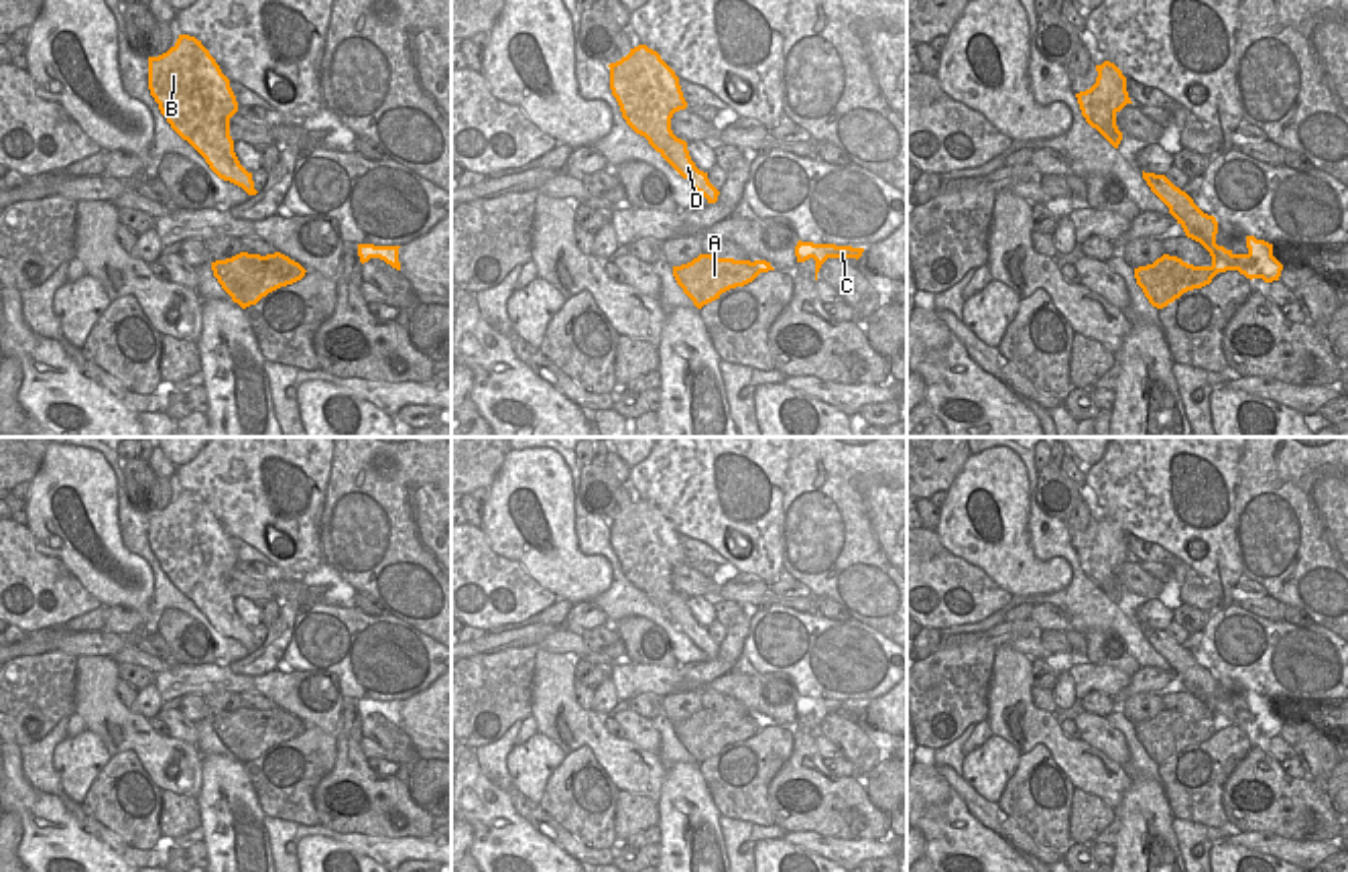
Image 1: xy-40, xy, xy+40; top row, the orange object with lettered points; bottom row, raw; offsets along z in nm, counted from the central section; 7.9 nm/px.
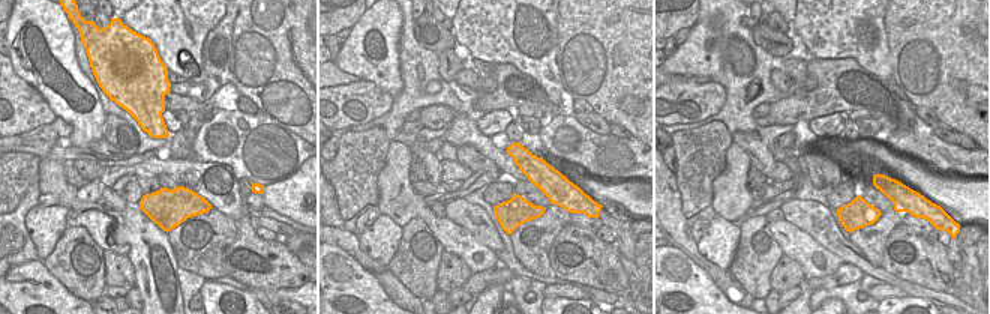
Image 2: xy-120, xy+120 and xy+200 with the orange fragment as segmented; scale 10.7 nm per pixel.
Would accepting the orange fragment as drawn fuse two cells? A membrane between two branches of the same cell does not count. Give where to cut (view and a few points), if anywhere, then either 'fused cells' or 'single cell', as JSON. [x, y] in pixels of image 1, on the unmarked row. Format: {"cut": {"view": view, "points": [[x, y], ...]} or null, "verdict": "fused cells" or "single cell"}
{"cut": {"view": "xy+40", "points": [[1212, 720], [1216, 728]]}, "verdict": "fused cells"}

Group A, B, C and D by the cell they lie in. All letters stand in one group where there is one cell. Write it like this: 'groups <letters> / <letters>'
groups A / B C D

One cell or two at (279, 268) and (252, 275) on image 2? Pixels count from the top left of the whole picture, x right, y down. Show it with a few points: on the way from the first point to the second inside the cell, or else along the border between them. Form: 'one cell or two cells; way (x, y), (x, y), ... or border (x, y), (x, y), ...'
one cell; way (273, 269), (267, 274), (258, 274)

